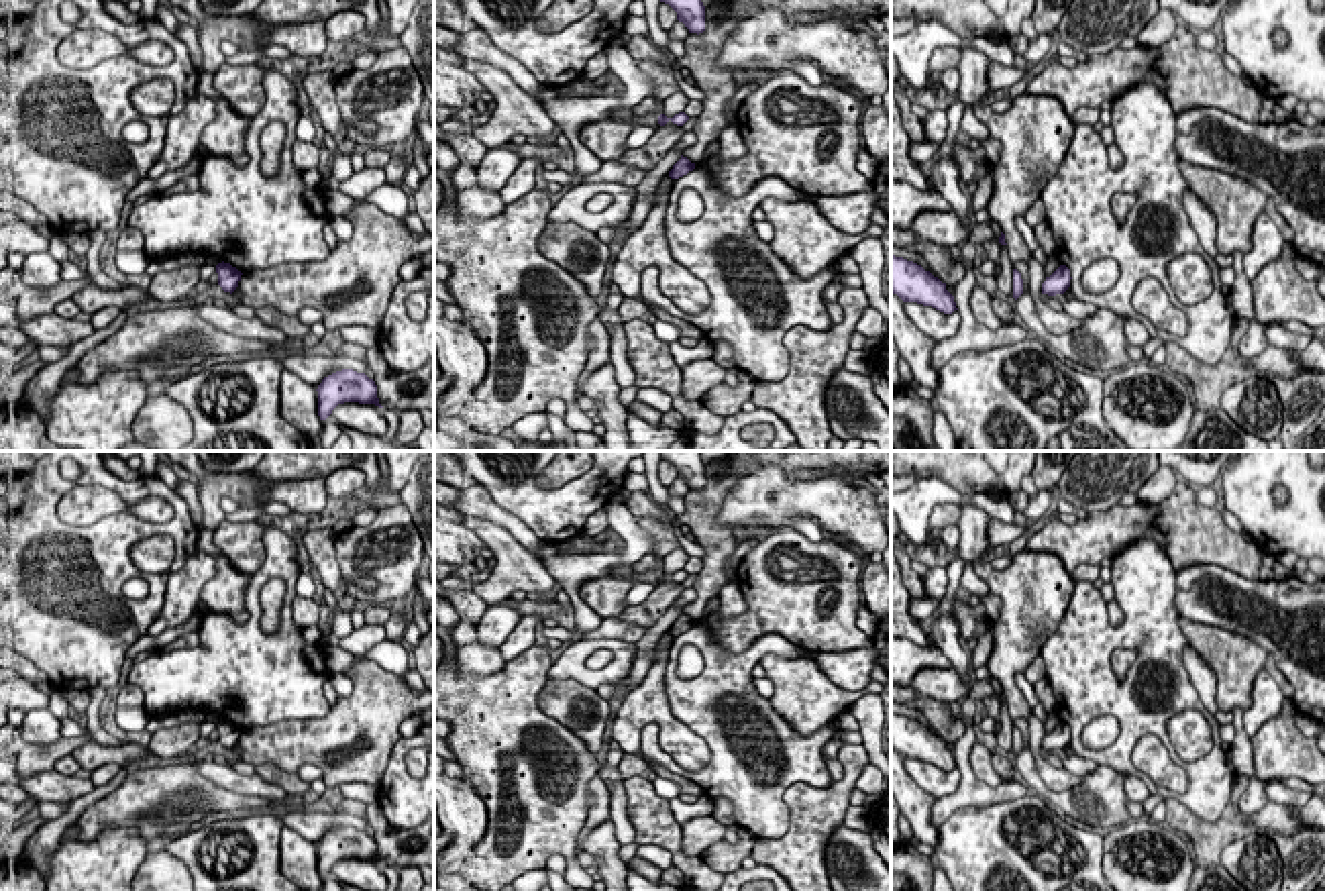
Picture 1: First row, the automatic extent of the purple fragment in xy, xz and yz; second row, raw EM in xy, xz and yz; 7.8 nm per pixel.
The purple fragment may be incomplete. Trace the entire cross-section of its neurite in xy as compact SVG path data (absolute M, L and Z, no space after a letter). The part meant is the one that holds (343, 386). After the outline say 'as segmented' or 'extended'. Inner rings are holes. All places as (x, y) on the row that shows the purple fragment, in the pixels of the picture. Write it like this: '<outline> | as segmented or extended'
M342 369L324 377L316 391L320 420L326 420L332 410L344 402L375 404L383 408L377 398L375 381L353 369Z | as segmented

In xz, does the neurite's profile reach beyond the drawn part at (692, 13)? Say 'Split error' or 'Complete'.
Complete

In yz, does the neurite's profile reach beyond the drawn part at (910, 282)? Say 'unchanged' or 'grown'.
unchanged

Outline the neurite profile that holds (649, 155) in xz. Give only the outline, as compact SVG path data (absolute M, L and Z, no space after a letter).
M677 124L660 126L658 130L654 130L646 145L638 149L628 149L614 161L636 169L652 171L673 149L673 145L681 139L683 133L683 126Z

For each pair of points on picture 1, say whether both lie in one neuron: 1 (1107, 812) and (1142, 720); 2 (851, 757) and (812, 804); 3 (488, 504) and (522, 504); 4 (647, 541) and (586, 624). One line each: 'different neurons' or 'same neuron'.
1: different neurons
2: same neuron
3: different neurons
4: same neuron

